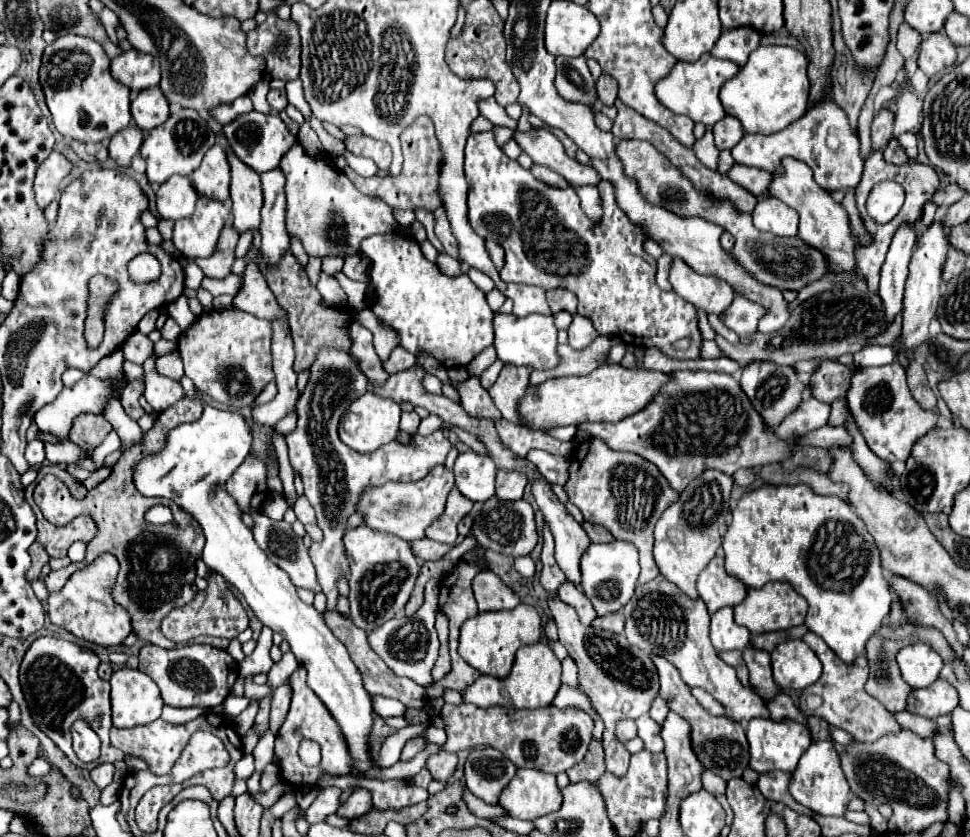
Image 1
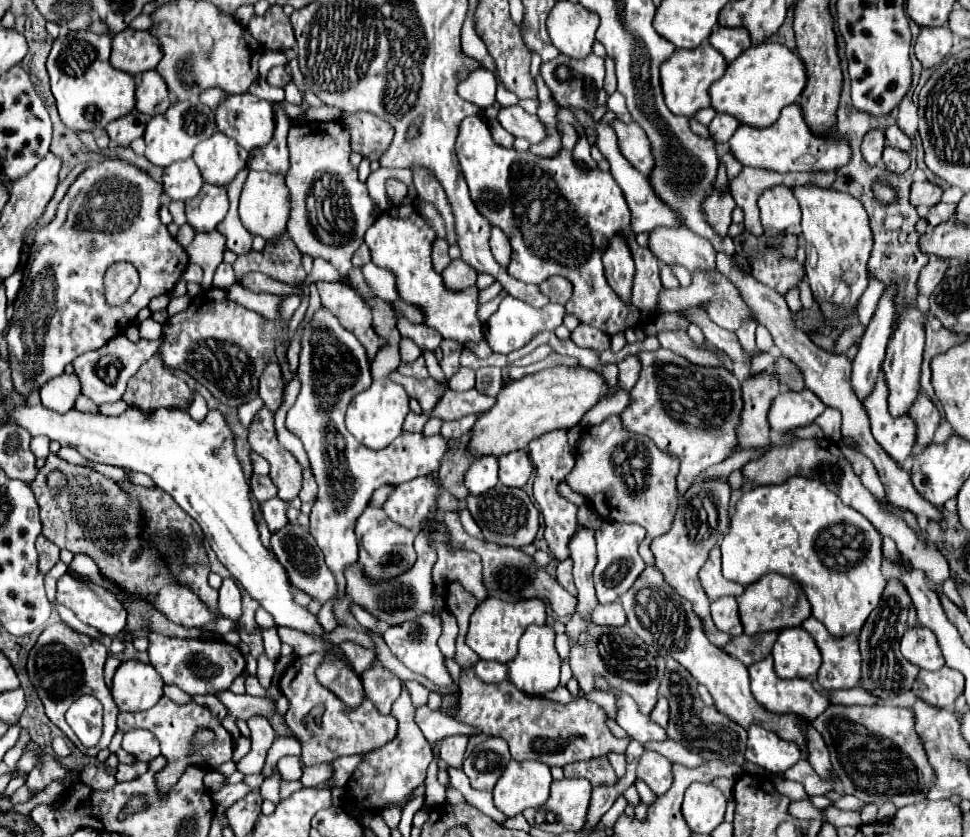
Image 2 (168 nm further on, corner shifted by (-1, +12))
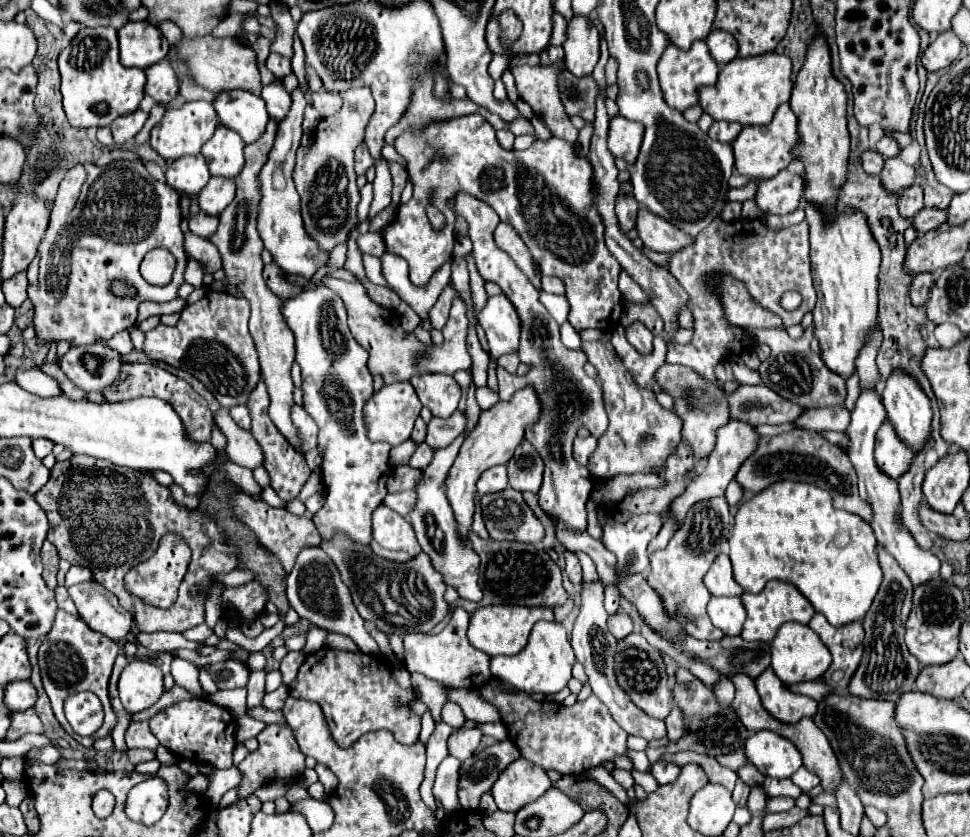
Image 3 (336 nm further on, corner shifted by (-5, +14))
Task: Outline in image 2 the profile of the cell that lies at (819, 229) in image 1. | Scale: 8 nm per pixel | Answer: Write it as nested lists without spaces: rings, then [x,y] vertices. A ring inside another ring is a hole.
[[[802,184],[792,188],[802,210],[802,238],[806,248],[806,278],[814,292],[814,298],[824,310],[838,306],[840,310],[854,310],[858,298],[868,286],[868,258],[872,250],[872,232],[868,226],[868,214],[854,196],[842,194],[834,188],[820,188],[814,184]]]

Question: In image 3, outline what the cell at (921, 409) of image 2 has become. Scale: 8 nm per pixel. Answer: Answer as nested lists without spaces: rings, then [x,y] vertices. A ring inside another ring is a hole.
[[[930,440],[930,444],[926,444],[924,452],[920,452],[914,458],[910,470],[898,480],[898,486],[902,492],[902,522],[912,532],[912,536],[920,544],[920,548],[924,548],[924,550],[932,548],[932,536],[922,526],[922,520],[918,516],[918,508],[924,502],[924,494],[922,494],[922,480],[924,480],[924,472],[926,472],[924,470],[924,454],[932,446],[934,446],[934,442]]]

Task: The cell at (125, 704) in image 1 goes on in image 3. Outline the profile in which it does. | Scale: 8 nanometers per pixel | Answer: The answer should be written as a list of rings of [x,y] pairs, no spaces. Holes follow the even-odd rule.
[[[132,660],[120,674],[118,692],[130,714],[142,712],[156,704],[164,694],[162,670],[148,660]]]

